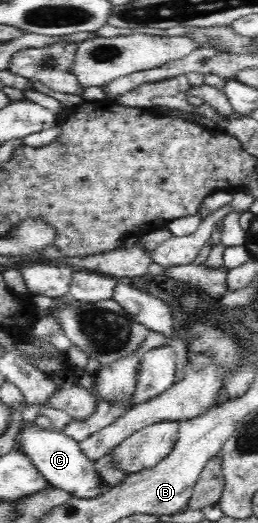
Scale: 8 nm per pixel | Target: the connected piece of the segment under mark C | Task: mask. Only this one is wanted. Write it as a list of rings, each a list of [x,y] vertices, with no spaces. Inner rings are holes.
[[[29,423],[22,430],[18,430],[16,443],[21,446],[20,451],[32,459],[36,469],[44,475],[52,486],[70,493],[74,498],[91,500],[102,497],[109,489],[103,482],[103,477],[94,469],[94,463],[82,452],[79,443],[66,436],[62,431],[42,429]]]

